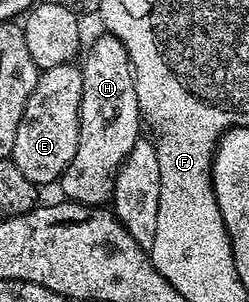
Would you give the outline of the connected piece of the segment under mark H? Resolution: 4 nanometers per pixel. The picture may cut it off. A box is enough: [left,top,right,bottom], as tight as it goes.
[59,34,143,206]

